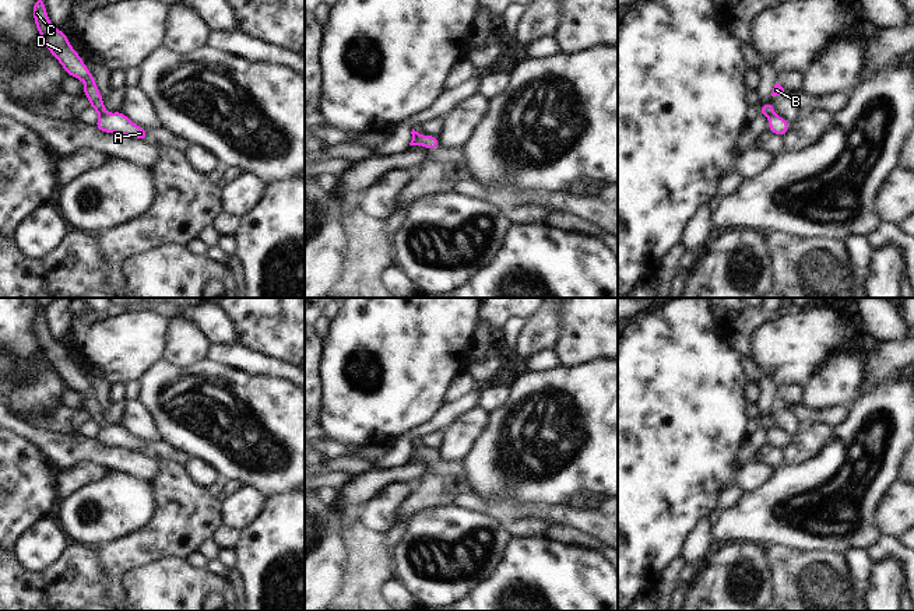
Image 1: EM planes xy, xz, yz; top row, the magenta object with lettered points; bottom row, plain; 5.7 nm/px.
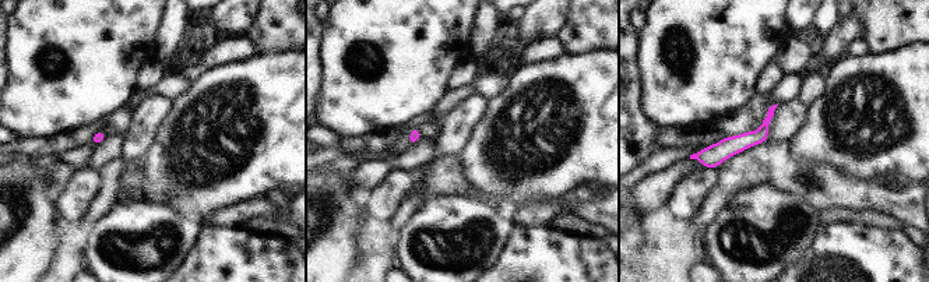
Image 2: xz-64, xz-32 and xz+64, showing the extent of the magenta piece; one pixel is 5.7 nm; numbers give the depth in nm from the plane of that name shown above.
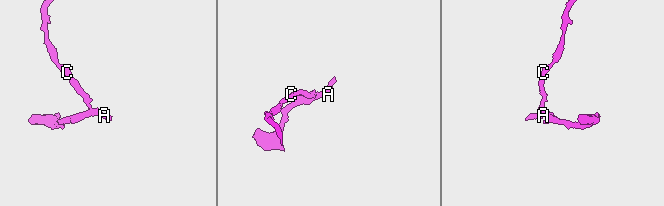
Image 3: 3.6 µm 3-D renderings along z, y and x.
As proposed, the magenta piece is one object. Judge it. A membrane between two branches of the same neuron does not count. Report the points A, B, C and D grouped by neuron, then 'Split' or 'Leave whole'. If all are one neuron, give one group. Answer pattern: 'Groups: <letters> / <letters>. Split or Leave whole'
Groups: A / B C D. Split

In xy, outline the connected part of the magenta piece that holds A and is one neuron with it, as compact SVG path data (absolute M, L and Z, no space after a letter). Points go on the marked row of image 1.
M122 110L101 115L94 126L102 133L124 134L127 137L148 140L147 130L131 122Z

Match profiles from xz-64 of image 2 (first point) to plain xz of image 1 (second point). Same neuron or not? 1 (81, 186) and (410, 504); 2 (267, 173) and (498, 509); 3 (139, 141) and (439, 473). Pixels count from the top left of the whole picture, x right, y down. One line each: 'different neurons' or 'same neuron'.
1: different neurons
2: different neurons
3: different neurons

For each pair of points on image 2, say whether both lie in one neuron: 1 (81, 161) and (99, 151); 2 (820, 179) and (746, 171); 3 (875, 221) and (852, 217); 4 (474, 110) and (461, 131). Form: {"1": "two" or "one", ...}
{"1": "two", "2": "one", "3": "one", "4": "one"}

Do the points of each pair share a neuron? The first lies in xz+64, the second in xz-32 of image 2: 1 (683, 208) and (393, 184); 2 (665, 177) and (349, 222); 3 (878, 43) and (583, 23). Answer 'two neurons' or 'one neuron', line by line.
1: one neuron
2: two neurons
3: one neuron

